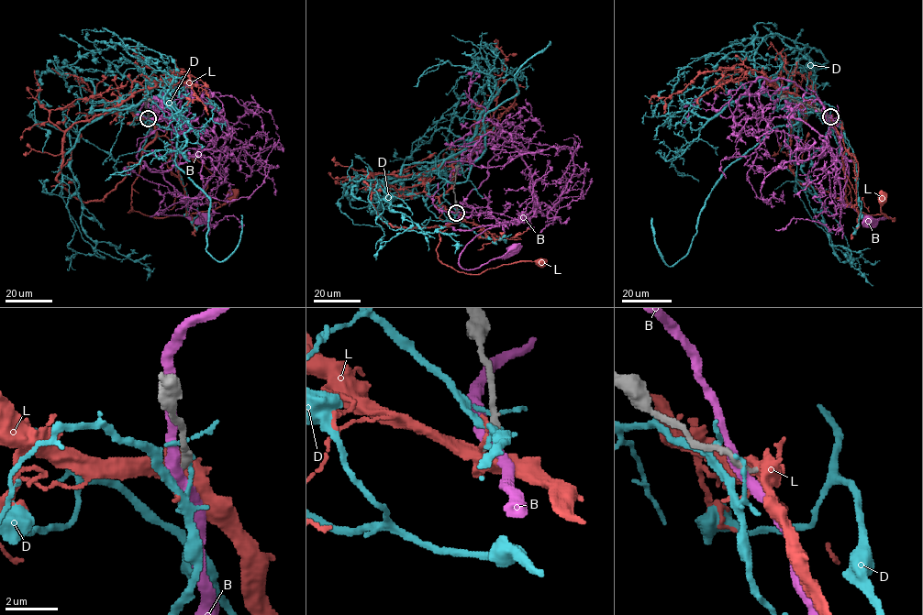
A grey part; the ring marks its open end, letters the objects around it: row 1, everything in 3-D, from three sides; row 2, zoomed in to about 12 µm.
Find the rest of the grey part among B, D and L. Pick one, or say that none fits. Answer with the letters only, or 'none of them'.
none of them

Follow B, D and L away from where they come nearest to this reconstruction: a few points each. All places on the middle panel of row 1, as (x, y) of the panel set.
B: (456, 212), (459, 217), (445, 226), (496, 225), (466, 246), (459, 258), (464, 269), (506, 258), (513, 250)
D: (458, 211), (437, 170), (369, 181), (383, 182), (391, 210), (425, 233), (449, 235), (454, 254)
L: (456, 213), (464, 220), (440, 230), (436, 248), (443, 263), (460, 272), (479, 274), (503, 265), (541, 262)

